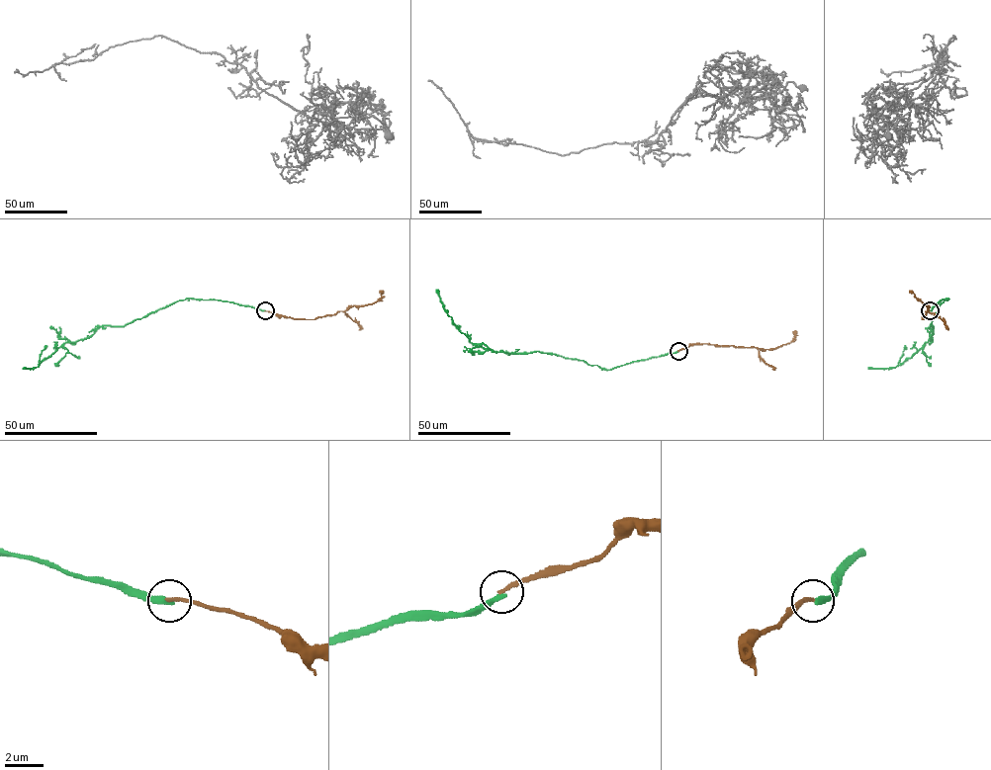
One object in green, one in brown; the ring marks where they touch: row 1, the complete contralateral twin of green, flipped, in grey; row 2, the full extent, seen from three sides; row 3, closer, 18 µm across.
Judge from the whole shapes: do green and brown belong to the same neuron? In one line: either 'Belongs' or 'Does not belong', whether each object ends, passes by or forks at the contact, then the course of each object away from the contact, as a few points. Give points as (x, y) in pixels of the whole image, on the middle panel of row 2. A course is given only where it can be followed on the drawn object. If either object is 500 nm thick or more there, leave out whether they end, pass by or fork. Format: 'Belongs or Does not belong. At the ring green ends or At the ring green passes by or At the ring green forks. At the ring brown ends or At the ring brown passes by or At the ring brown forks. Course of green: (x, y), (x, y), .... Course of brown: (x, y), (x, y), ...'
Does not belong. At the ring green ends. At the ring brown ends. Course of green: (678, 351), (606, 370), (554, 354), (495, 351), (470, 342), (453, 322), (437, 289). Course of brown: (678, 351), (700, 344), (776, 348), (789, 343), (795, 330)

